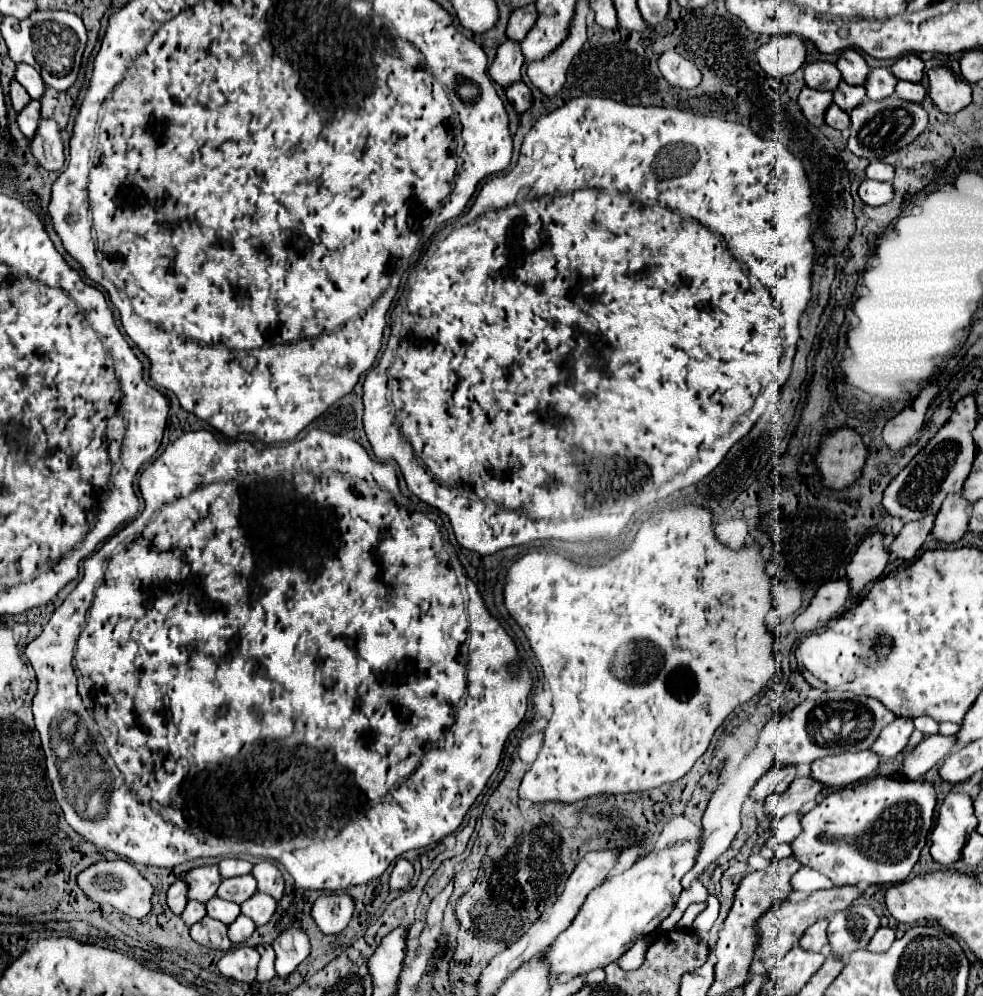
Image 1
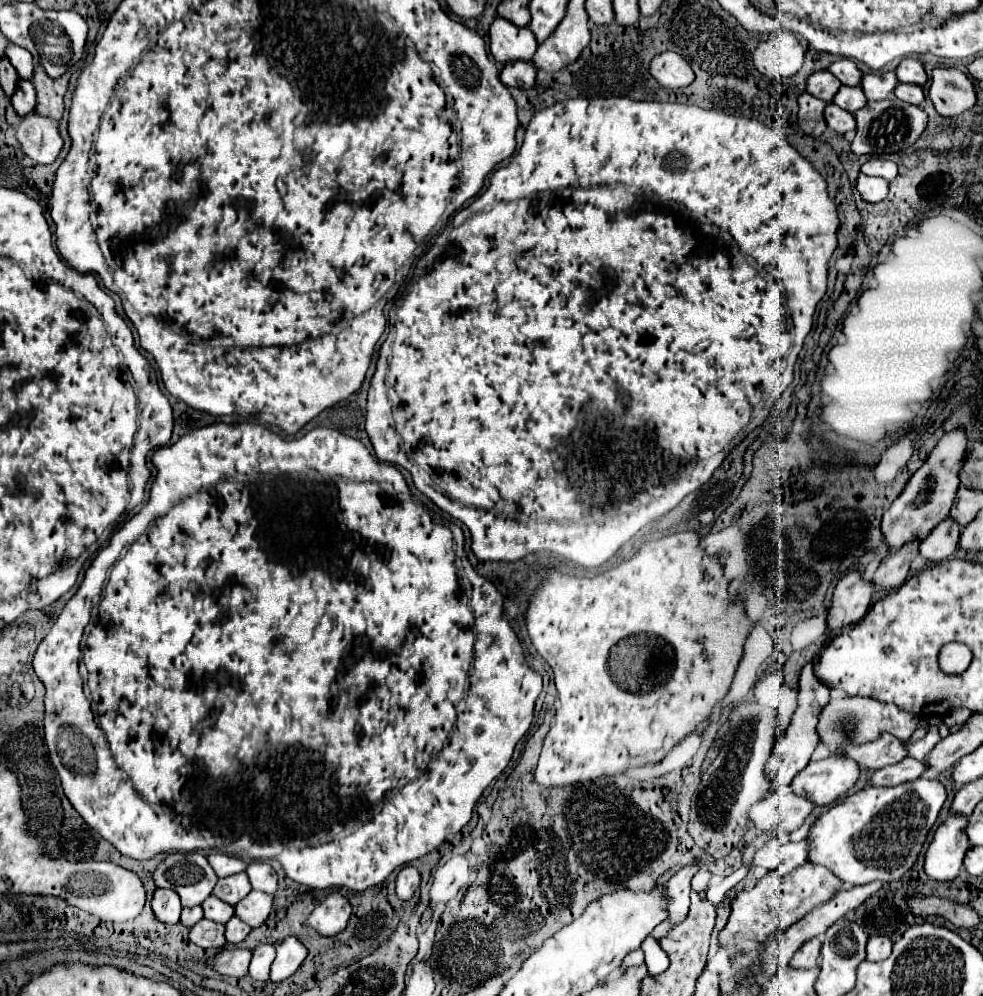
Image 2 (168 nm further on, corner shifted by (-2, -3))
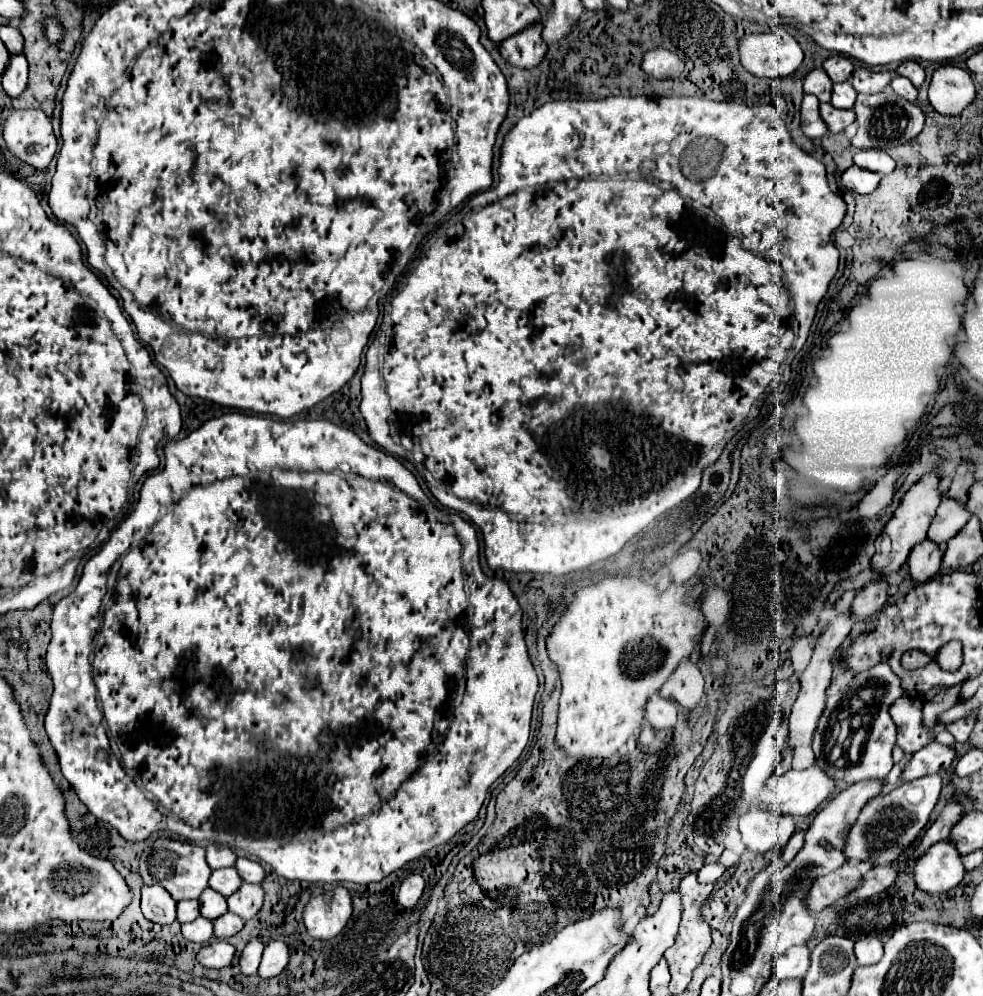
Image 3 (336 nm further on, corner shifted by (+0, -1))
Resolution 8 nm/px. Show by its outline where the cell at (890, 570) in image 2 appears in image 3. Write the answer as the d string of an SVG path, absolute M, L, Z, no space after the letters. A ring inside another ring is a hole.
M884 577L870 581L854 599L852 615L856 619L872 619L888 603L888 583Z

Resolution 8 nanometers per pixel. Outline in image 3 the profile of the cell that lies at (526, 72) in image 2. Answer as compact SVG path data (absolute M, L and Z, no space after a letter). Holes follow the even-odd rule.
M542 23L538 27L530 27L528 31L522 31L520 35L514 35L512 39L506 39L500 43L500 55L518 69L532 69L538 63L542 63L546 55L546 43L540 39Z

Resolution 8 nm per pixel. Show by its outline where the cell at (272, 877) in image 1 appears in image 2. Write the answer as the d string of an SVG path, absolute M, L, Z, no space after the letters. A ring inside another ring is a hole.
M262 861L250 863L246 867L246 873L248 873L250 883L252 883L254 889L264 891L268 895L274 895L276 887L278 887L278 875L276 875L276 871L272 869L270 863L262 863Z

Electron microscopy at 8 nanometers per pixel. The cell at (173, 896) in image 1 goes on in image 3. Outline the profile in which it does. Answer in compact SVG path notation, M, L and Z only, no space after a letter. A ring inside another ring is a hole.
M146 885L142 887L142 913L160 925L170 925L176 921L176 901L164 887L160 885Z

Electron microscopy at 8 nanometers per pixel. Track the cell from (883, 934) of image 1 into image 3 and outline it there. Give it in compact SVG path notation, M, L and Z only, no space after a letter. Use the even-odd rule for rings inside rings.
M864 937L864 939L856 941L854 953L856 953L858 965L874 965L882 959L884 945L878 937Z

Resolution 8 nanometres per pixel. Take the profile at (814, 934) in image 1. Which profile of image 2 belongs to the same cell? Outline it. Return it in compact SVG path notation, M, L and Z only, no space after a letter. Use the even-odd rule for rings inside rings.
M810 939L806 941L796 953L794 957L790 959L788 967L794 967L794 969L812 969L818 965L818 957L820 957L820 939Z

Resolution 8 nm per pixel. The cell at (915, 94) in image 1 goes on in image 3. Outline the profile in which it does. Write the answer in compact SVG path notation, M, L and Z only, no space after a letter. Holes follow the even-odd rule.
M894 77L894 79L892 79L892 89L894 89L900 97L904 97L904 99L908 99L908 101L916 101L916 97L918 97L918 89L916 89L906 77Z

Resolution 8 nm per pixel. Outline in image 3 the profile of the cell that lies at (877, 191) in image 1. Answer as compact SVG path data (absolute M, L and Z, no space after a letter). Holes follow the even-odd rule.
M852 165L850 169L846 169L842 173L842 183L846 189L856 191L856 193L872 193L876 191L878 183L880 183L880 175L872 173L872 171L864 171L862 167Z

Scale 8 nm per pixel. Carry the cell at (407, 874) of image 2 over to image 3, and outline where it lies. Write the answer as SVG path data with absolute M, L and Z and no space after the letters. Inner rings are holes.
M408 875L402 885L400 885L400 891L398 891L398 903L406 909L414 907L420 899L424 891L424 879L420 875Z

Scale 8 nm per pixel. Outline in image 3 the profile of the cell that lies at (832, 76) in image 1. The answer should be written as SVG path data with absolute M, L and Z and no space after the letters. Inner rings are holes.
M814 69L804 79L804 93L816 95L820 101L830 101L832 95L832 79L824 69Z

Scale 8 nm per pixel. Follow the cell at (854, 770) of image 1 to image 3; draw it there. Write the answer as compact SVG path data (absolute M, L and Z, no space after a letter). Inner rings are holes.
M812 765L812 767L804 769L804 771L790 769L788 773L776 777L776 779L770 779L768 785L758 793L758 799L760 799L762 807L772 809L772 811L790 813L790 815L810 815L834 793L836 783L838 781L828 777L824 773L824 769L820 769L818 765Z

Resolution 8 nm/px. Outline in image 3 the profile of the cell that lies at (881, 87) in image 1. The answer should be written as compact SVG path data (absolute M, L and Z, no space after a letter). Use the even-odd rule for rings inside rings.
M858 67L852 75L852 85L858 93L880 93L884 91L892 81L890 71L870 71L866 67Z

